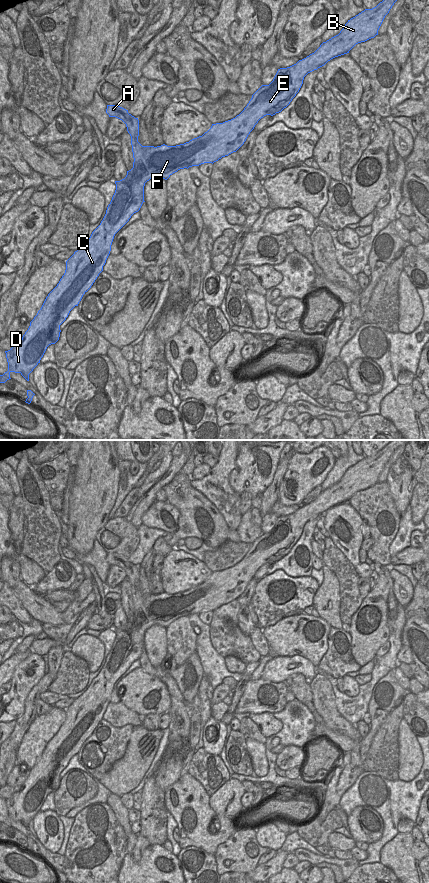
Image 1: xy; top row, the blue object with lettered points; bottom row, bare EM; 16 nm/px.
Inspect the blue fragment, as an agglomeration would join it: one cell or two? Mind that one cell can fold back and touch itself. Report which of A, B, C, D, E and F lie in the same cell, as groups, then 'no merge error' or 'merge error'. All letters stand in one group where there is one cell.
A B C D E F; no merge error

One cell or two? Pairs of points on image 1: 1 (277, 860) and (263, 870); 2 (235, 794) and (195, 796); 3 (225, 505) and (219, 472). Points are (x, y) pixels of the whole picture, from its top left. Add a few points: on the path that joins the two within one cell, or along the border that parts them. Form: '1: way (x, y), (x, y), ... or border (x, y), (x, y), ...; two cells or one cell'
1: way (274, 863), (266, 870); one cell
2: border (209, 796), (211, 809), (217, 815), (223, 816); two cells
3: way (223, 497), (219, 492), (219, 480); one cell

